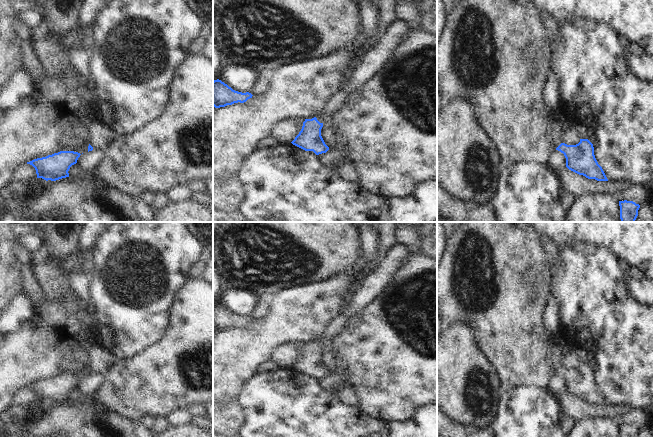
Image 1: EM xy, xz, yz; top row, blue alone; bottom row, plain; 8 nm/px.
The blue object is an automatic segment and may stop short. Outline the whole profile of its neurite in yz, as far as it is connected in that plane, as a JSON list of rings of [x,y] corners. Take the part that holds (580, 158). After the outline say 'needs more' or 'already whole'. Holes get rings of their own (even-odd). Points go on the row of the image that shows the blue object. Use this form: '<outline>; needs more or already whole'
[[[555,117],[552,120],[549,135],[552,143],[556,146],[556,150],[564,154],[566,167],[588,179],[608,181],[595,158],[593,144],[588,139],[580,139],[576,145],[567,145],[563,142],[562,132],[565,125],[559,117]]]; needs more

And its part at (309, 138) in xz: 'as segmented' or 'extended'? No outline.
extended

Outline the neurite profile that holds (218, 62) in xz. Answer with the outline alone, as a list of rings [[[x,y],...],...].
[[[213,40],[213,81],[214,77],[219,73],[219,71],[223,67],[223,64],[223,56],[221,55]]]

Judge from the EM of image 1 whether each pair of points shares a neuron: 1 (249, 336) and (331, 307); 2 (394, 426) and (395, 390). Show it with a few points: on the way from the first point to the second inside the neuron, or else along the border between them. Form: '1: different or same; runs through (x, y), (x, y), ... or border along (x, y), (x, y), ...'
1: same; runs through (269, 332), (294, 314), (301, 313), (311, 307)
2: different; border along (415, 411), (406, 420), (388, 421), (385, 424)

